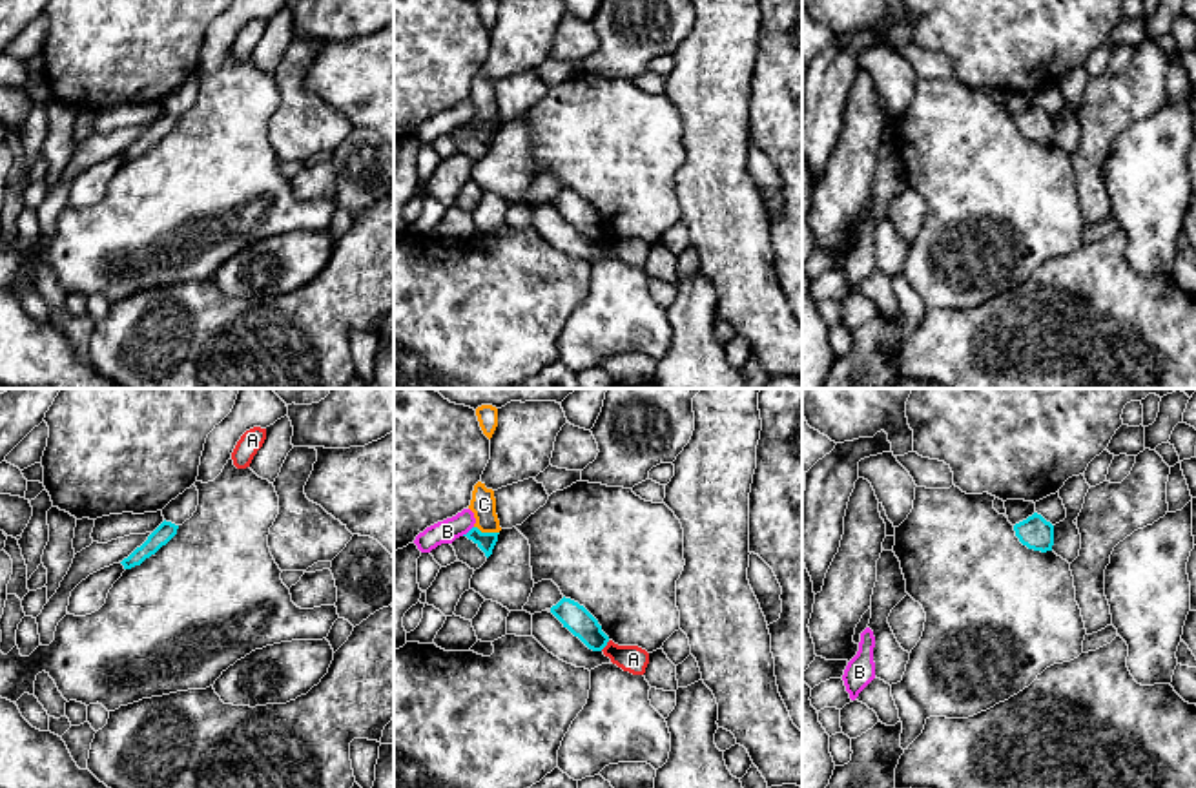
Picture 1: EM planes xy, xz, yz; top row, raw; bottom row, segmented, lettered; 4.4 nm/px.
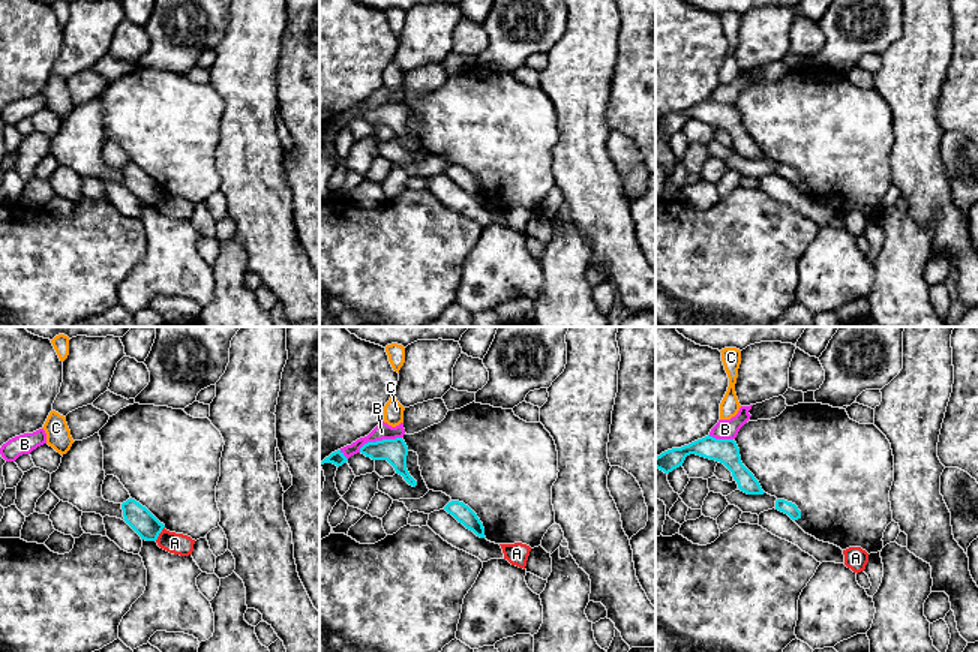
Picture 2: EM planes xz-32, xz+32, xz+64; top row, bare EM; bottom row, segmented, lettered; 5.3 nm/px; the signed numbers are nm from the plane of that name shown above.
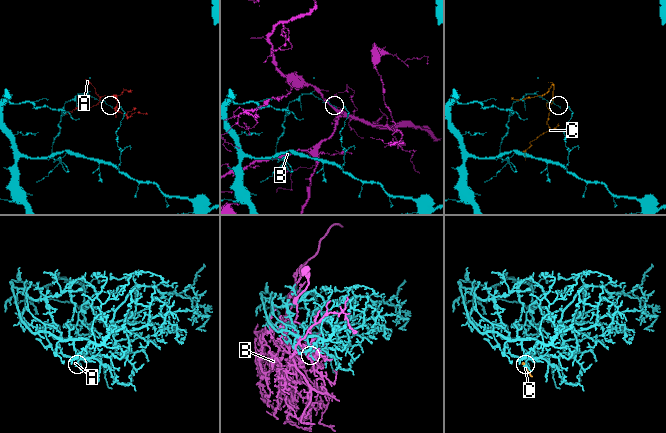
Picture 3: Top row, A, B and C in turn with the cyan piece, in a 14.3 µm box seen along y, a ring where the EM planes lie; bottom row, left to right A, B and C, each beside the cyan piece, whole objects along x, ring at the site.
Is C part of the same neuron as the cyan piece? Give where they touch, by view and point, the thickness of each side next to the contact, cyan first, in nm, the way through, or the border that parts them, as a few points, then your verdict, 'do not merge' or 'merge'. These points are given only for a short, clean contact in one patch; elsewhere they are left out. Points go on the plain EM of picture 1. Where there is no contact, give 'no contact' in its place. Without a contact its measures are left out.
contact xz (487, 124); calibres 80 and 110 nm; border xz (474, 117), (482, 123), (498, 124); do not merge

